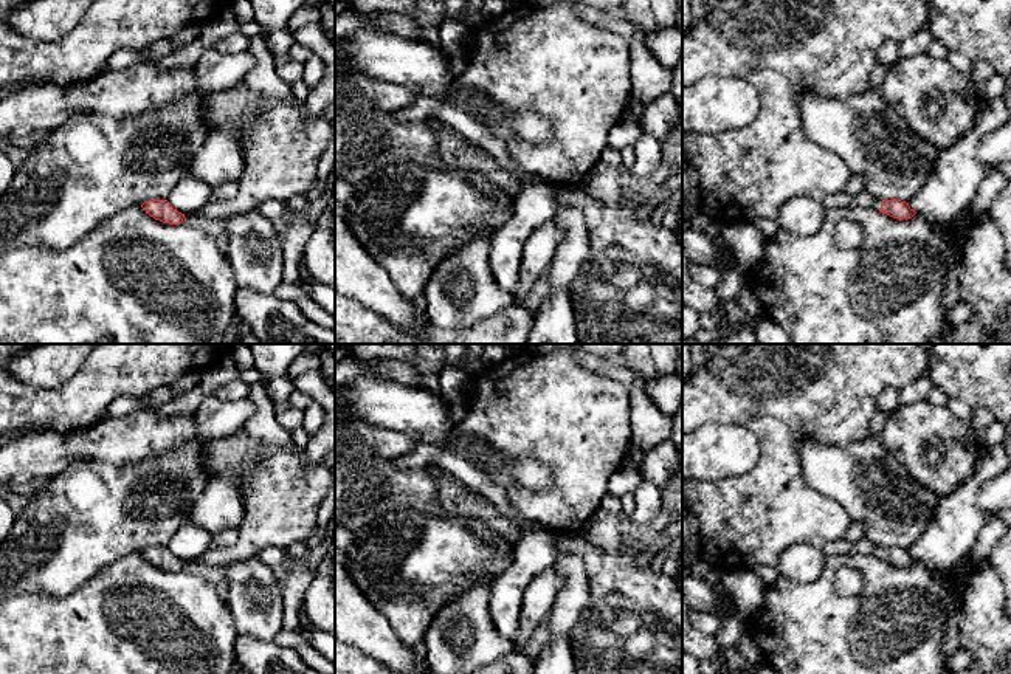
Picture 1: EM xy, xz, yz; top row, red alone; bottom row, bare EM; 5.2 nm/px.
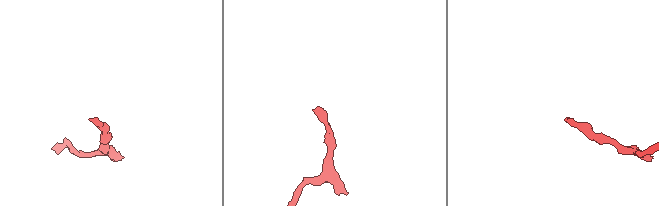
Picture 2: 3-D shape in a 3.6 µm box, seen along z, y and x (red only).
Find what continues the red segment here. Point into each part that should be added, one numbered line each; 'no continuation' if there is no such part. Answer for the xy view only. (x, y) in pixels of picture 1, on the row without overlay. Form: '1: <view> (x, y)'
no continuation

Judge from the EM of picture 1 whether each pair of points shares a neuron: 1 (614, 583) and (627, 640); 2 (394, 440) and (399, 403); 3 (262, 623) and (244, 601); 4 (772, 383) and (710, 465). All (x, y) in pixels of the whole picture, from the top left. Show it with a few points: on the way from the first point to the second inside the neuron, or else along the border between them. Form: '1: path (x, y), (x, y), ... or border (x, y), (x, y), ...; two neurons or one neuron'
1: path (624, 597), (627, 603), (627, 626); one neuron
2: border (360, 422), (400, 429), (420, 440); two neurons
3: path (261, 618), (248, 606); one neuron
4: border (703, 426), (745, 426), (755, 437), (760, 457); two neurons

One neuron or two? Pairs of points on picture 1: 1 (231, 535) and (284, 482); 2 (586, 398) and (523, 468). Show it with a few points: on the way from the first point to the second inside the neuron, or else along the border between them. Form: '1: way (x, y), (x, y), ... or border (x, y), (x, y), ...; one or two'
1: border (238, 529), (238, 539), (233, 544), (211, 547); two
2: border (496, 454), (535, 457), (548, 468), (551, 487); two

